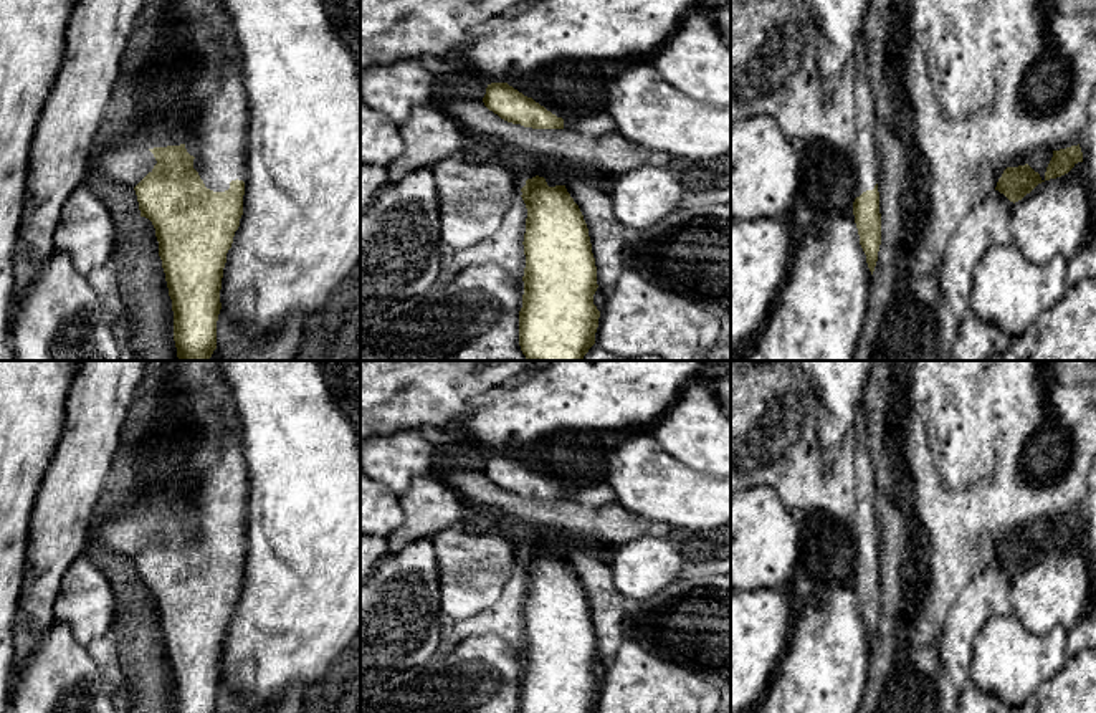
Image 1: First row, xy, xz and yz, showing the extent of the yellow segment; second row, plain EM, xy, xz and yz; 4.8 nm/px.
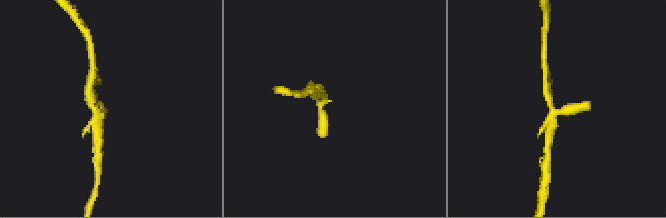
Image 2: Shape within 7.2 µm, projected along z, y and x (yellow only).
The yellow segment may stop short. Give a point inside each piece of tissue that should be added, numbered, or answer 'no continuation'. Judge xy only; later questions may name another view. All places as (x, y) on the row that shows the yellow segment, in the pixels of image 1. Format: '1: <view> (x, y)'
1: xy (222, 139)

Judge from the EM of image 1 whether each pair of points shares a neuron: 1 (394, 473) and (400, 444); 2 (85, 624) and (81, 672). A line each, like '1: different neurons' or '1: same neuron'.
1: same neuron
2: different neurons

